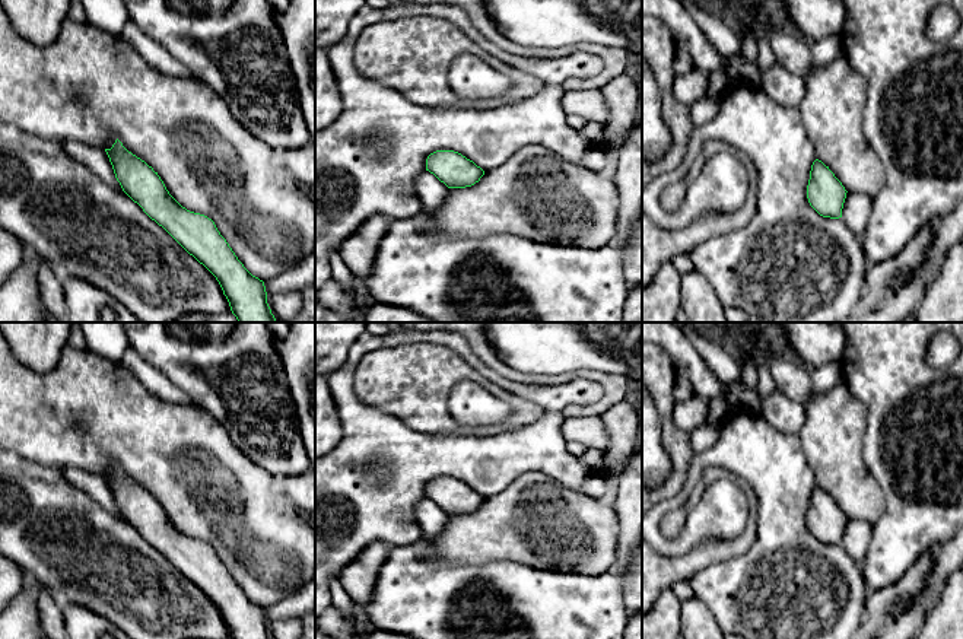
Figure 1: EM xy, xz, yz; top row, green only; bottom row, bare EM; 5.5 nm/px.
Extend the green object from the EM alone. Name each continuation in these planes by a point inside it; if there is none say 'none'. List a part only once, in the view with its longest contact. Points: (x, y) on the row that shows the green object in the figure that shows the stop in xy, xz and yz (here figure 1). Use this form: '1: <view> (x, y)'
none

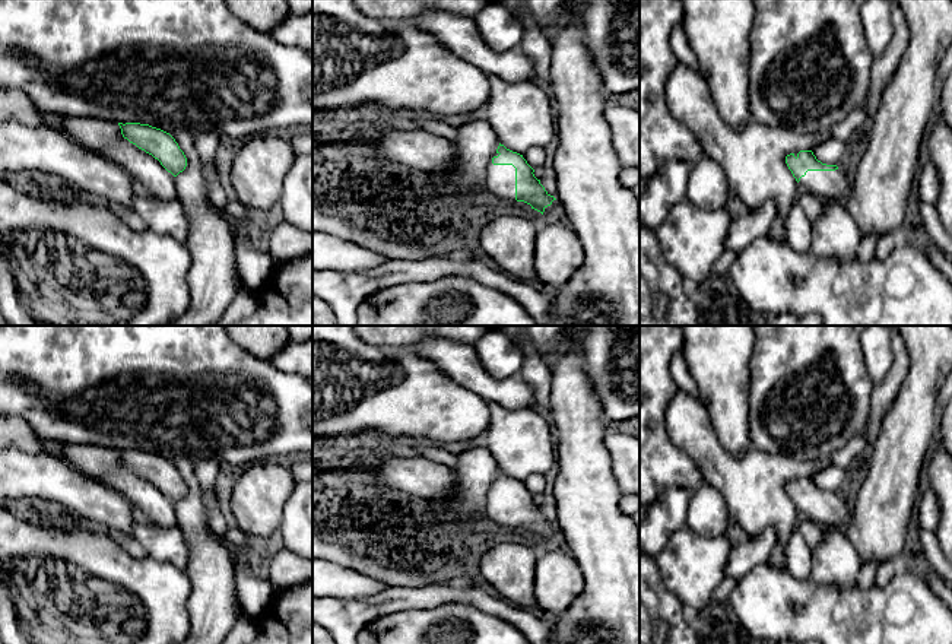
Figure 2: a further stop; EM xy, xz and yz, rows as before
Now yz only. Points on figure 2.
1: yz (827, 186)

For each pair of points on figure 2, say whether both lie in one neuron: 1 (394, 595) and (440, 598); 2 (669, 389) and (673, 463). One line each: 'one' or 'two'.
1: one
2: one

